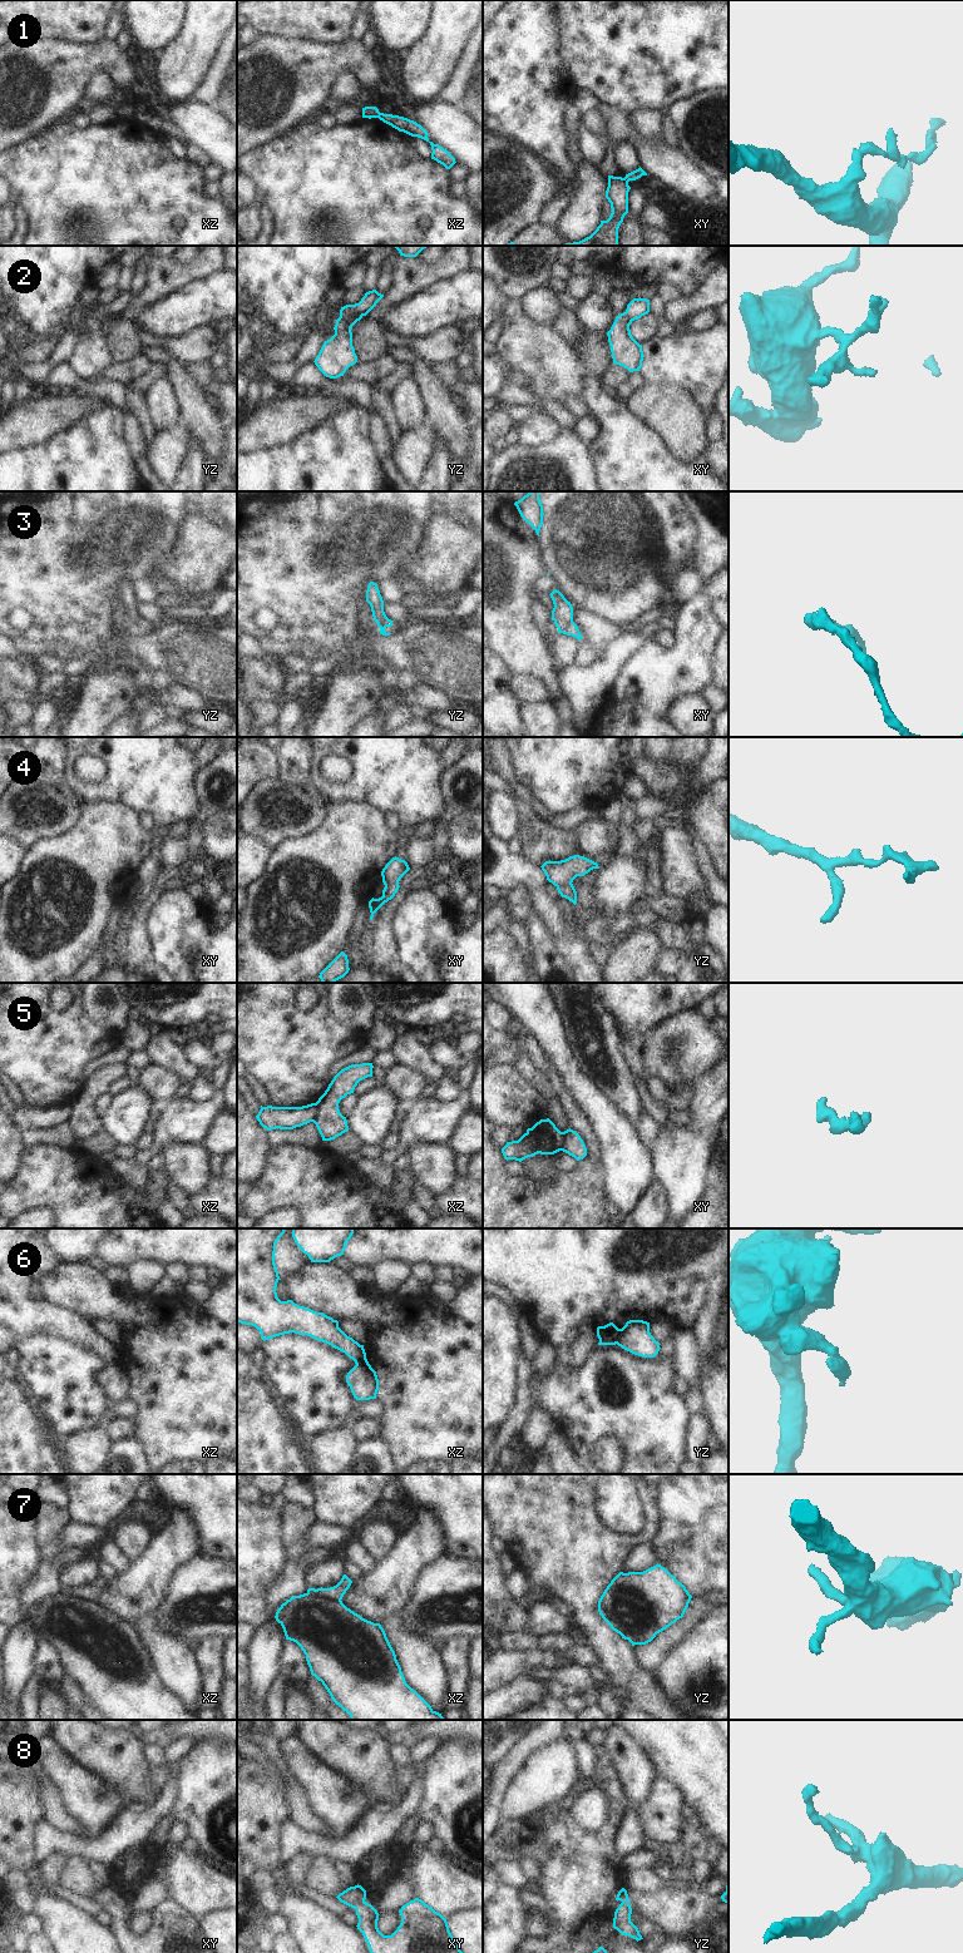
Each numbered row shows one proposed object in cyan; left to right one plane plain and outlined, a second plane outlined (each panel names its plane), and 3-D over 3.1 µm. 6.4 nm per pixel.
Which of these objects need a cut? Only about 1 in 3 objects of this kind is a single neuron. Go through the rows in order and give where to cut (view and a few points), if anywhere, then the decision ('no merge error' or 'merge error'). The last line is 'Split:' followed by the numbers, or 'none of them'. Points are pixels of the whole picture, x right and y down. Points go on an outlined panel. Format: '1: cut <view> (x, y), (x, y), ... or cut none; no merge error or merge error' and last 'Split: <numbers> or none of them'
1: cut xy (622, 178), (627, 183); merge error
2: cut yz (361, 315), (356, 311), (350, 311), (340, 316); merge error
3: cut none; no merge error
4: cut none; no merge error
5: cut xz (316, 1103), (316, 1117), (312, 1121); merge error
6: cut yz (620, 1329), (616, 1343); merge error
7: cut yz (598, 1608), (606, 1612), (607, 1621); merge error
8: cut none; no merge error
Split: 1, 2, 5, 6, 7

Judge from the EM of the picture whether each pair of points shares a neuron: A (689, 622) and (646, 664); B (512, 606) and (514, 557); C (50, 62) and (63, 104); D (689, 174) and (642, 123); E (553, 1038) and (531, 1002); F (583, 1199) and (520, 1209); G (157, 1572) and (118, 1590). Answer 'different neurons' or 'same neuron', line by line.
A: same neuron
B: same neuron
C: same neuron
D: different neurons
E: same neuron
F: same neuron
G: same neuron

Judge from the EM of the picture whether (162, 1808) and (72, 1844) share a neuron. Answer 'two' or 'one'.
one

